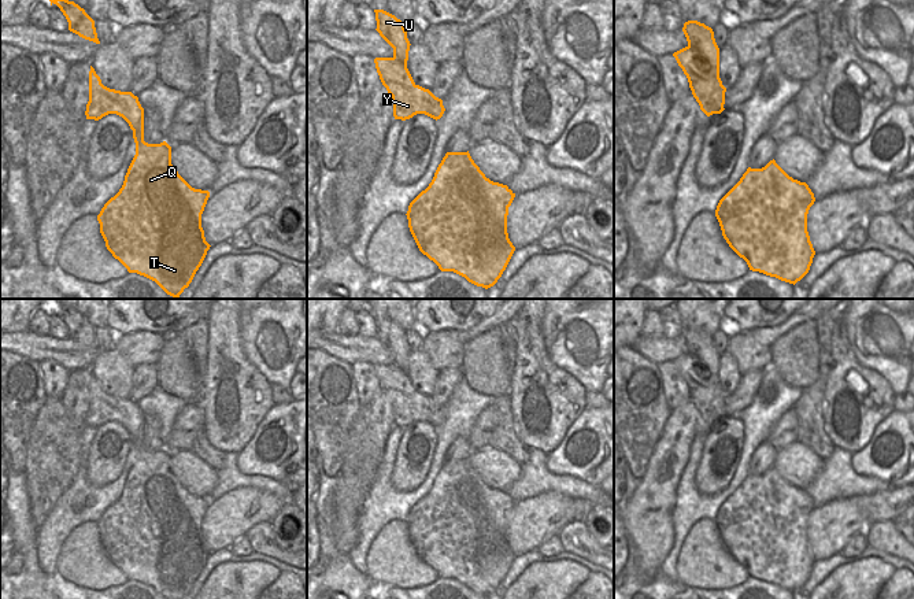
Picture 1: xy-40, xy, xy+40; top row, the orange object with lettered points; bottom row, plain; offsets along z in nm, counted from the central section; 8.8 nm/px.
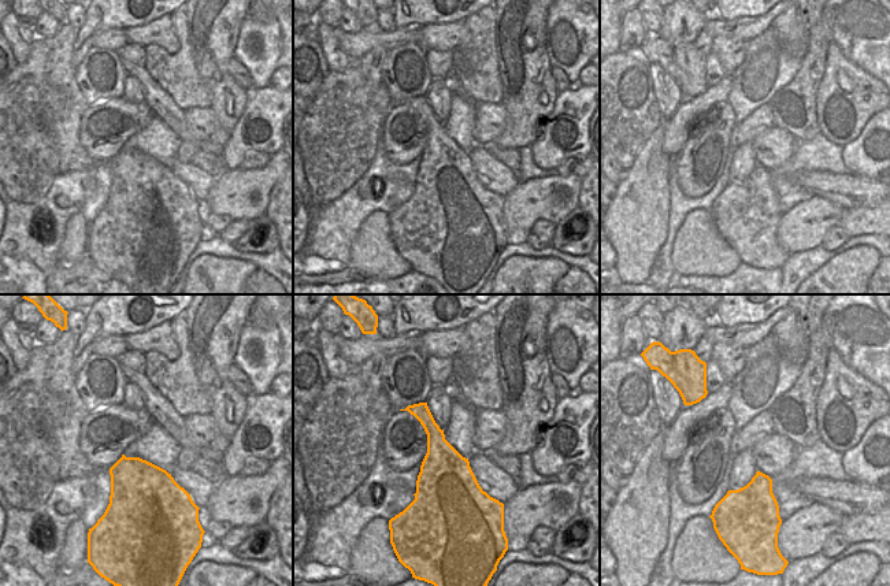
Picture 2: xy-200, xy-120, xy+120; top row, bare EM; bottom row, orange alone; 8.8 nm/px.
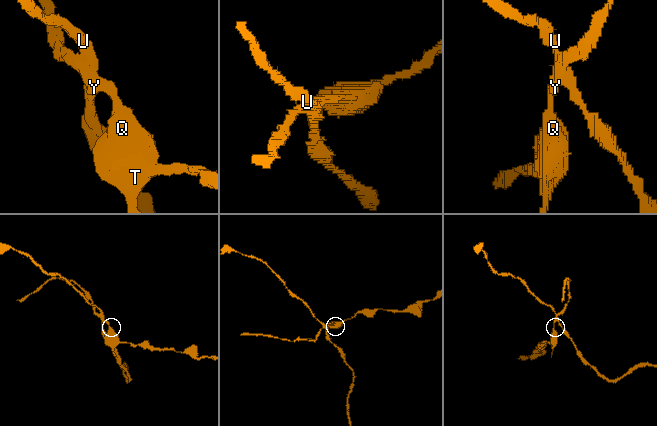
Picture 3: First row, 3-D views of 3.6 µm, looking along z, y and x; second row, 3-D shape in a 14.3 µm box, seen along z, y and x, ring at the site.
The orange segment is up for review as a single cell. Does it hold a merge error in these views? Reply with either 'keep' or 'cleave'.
cleave

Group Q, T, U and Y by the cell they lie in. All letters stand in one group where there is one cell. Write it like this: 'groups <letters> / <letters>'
groups Q T Y / U

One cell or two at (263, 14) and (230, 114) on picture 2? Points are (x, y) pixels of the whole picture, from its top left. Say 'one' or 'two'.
two

